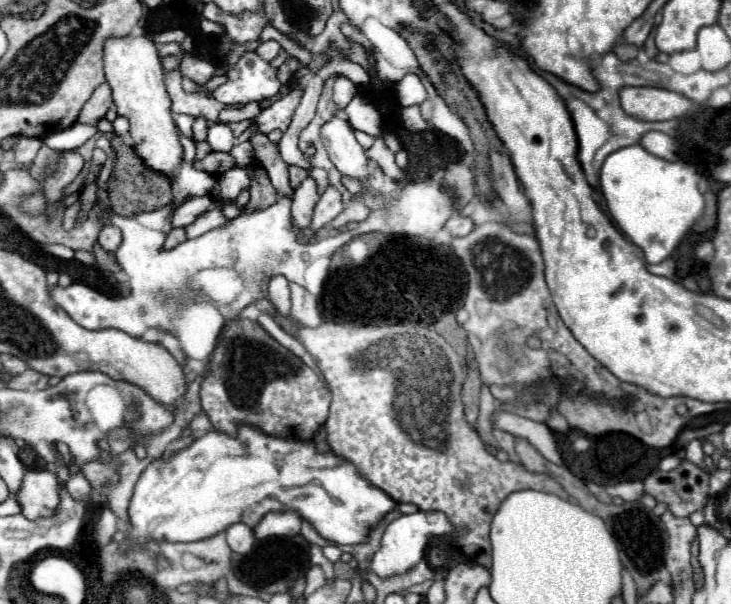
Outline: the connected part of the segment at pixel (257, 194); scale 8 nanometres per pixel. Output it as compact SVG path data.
M257 167L253 173L253 185L251 185L251 207L263 209L277 201L277 193L267 177L267 171L263 167Z

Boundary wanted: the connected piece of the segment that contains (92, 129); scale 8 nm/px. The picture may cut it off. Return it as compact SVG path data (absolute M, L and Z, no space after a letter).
M75 123L63 131L51 133L43 139L43 143L55 151L73 151L81 147L87 139L91 139L97 133L97 125L81 125Z

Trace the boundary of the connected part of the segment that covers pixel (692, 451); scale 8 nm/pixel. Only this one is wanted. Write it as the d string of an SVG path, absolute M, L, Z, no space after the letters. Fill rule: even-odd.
M693 439L689 445L687 445L687 461L695 463L697 467L705 467L705 453L701 449L701 441L699 439Z

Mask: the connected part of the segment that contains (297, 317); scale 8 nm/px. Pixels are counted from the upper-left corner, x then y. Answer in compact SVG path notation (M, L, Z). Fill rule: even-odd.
M291 283L291 319L301 327L319 327L323 323L315 297L295 283Z

